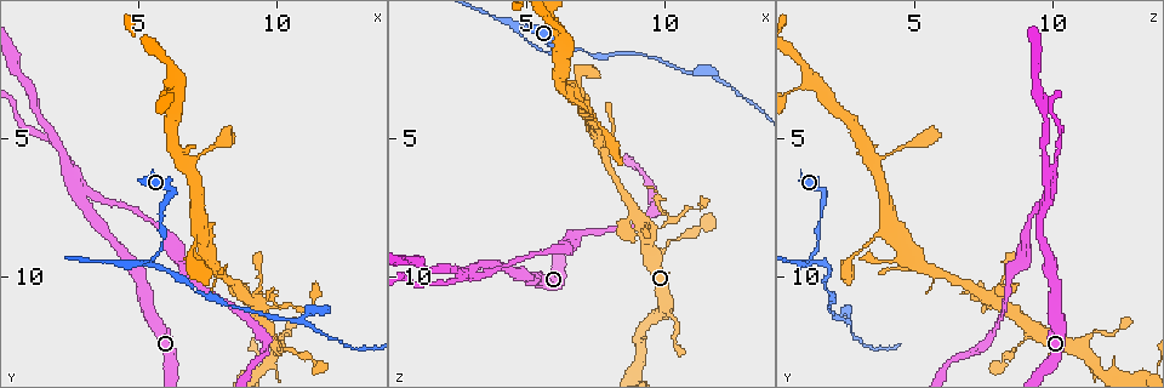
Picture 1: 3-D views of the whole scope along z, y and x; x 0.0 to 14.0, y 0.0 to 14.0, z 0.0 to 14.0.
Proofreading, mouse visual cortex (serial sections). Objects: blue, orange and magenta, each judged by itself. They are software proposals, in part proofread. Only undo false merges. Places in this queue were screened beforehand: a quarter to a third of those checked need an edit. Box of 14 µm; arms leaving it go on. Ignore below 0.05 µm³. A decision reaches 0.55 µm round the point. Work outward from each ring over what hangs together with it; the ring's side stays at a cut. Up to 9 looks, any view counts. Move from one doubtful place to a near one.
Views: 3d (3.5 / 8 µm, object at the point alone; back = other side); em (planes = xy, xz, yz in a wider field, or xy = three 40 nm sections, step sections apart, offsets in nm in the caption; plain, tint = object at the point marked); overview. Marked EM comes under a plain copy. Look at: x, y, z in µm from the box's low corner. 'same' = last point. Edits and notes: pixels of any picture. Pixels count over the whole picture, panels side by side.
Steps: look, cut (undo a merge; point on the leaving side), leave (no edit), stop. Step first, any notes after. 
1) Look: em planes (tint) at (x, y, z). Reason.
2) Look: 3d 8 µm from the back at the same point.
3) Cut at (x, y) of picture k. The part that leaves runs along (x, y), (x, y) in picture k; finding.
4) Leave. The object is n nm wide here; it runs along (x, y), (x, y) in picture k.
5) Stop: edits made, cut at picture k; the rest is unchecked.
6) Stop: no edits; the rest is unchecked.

Look: 3d 3.5 µm at (4.7, 9.6, 1.0). Sharp bend.

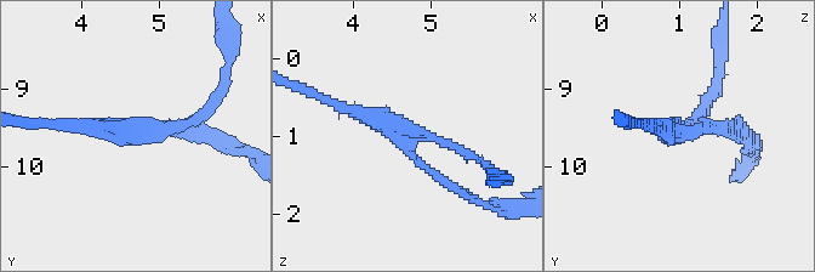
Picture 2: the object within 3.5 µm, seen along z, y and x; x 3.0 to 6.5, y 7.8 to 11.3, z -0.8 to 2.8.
Look: em planes (tint) at (4.80, 9.60, 0.95). Shape alone is not enough.

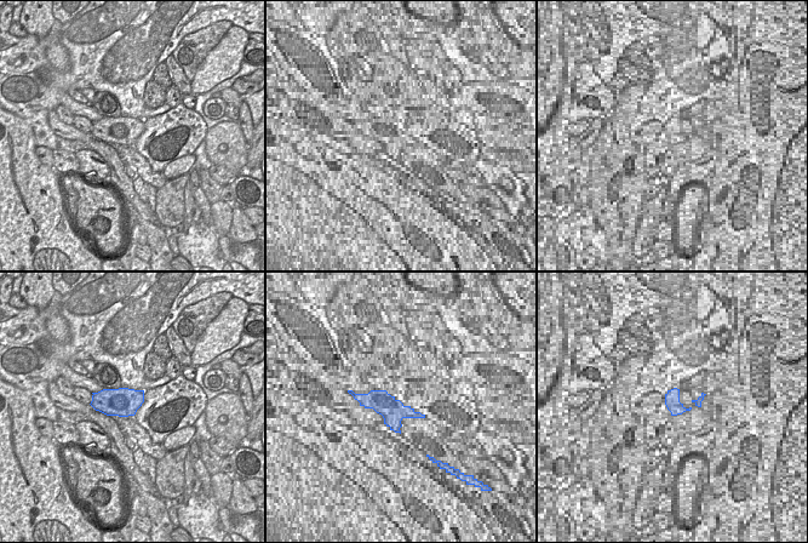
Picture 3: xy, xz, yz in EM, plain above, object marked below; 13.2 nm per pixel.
Leave. It runs along (209, 107), (134, 134), (182, 130) in picture 2; all the same cell.

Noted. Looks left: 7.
Look: 3d 3.5 µm at (10.2, 11.0, 8.0). A fork.

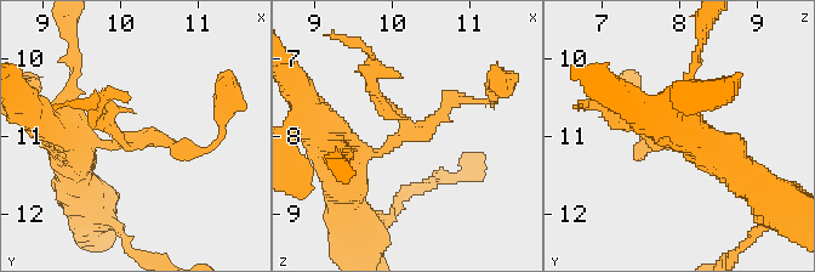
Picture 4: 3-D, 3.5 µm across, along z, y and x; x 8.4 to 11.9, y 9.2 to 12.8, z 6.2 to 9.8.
Look: em xy step 1 (tint) at (10.20, 11.10, 7.95). Need the tissue.

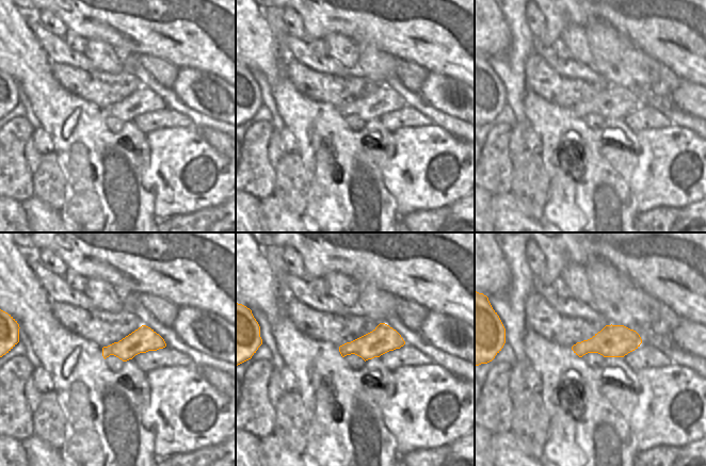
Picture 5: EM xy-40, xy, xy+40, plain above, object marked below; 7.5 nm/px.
Cut at (378, 106) of picture 4. The object is 200 nm wide here; the part that leaves runs along (399, 112), (374, 97), (366, 50), (340, 38) in picture 4; a second cell is stuck on.

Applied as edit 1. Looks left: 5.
Look: overview. See it whole again.

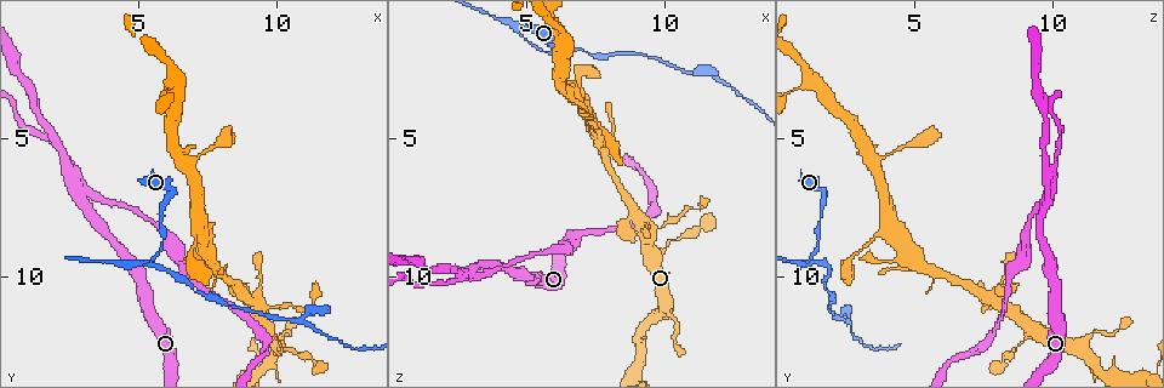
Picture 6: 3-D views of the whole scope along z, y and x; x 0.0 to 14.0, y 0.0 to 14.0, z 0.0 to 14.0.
Look: 3d 8 µm at (10.9, 11.5, 2.5). Three-way junction.

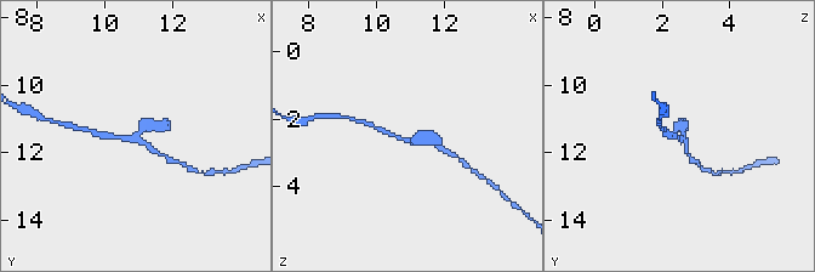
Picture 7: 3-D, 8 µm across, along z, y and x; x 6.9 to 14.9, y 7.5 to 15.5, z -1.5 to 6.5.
Look: em xy step 3 (tint) at (11.0, 11.6, 2.7). 3 arms meet here; the arms are 150, 150, 350 nm wide; now the EM.

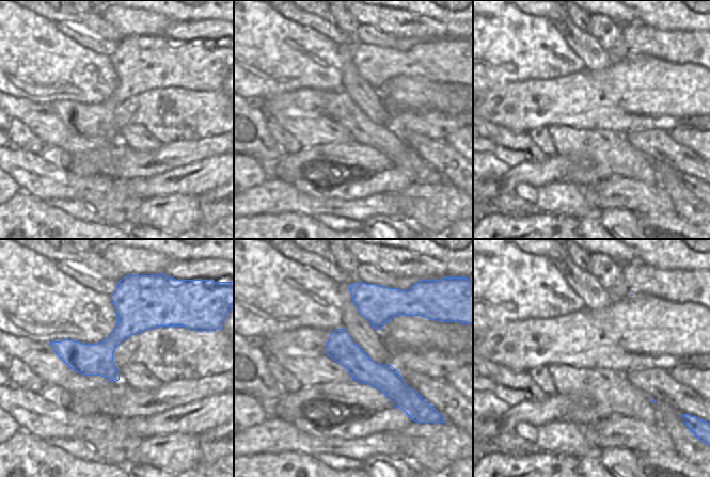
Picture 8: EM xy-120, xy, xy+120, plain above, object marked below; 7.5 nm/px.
Leave. It runs along (173, 323), (133, 320), (103, 351), (53, 345) in picture 8; one cell here.

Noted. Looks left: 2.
Look: 3d 3.5 µm at (3.0, 7.1, 9.8). Side arm on a straight run.

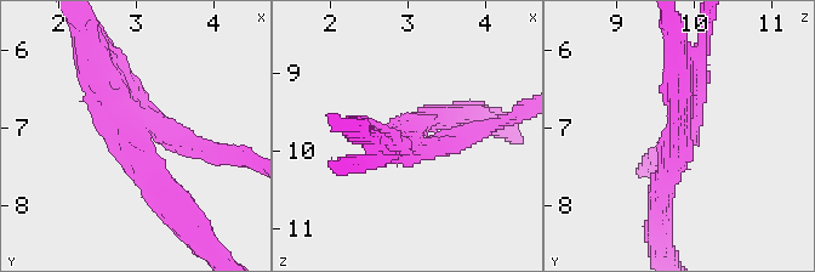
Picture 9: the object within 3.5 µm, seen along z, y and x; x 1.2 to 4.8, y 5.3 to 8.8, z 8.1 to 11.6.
Look: em xy step 3 (tint) at (2.95, 7.15, 9.75). Need the tissue.

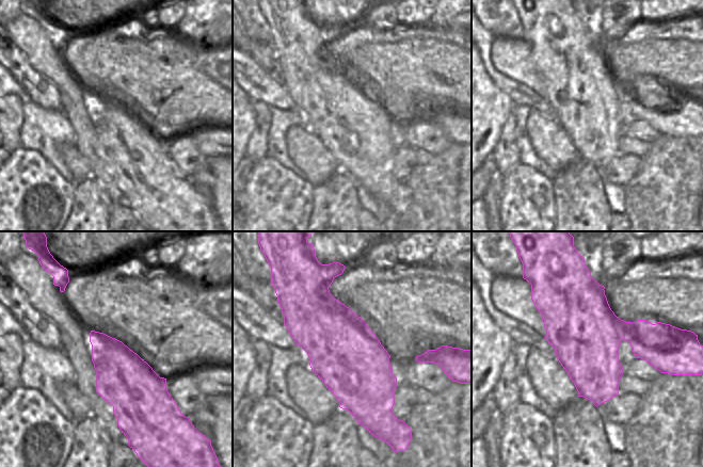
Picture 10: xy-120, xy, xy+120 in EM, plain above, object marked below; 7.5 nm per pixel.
Cut at (465, 136) of picture 9. The part that leaves runs along (419, 143), (455, 146), (523, 112) in picture 9; a second cell is stuck on.

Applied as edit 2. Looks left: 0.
Stop: edits made, cut at picture 4, cut at picture 9; the rest is unchecked.

